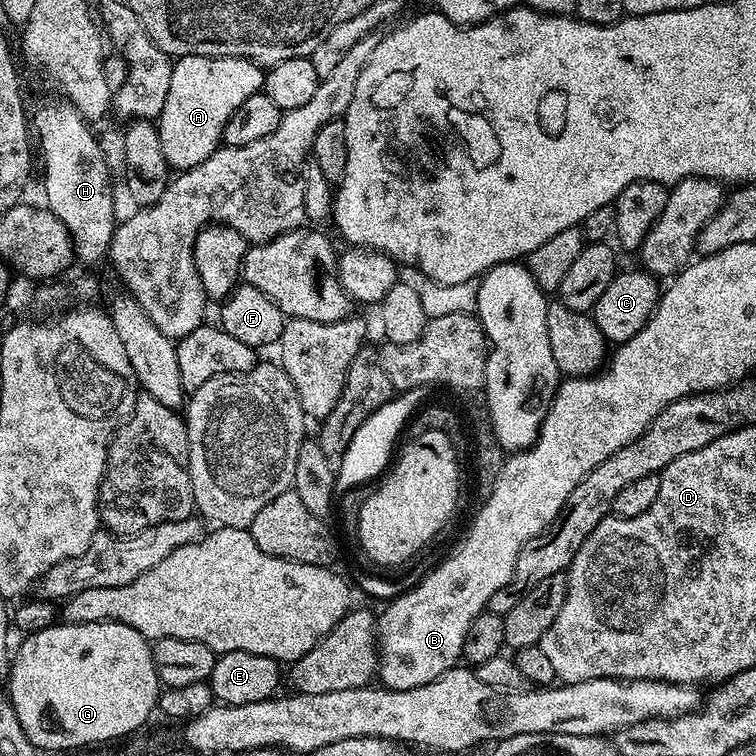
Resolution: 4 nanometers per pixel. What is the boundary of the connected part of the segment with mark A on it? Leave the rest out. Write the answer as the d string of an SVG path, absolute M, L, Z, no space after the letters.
M184 54L173 63L173 73L170 77L170 90L166 96L165 106L162 107L158 117L158 127L160 129L160 137L162 138L162 154L166 154L169 165L176 170L187 170L198 166L202 162L206 162L206 158L210 158L210 154L214 154L216 149L221 147L224 131L226 130L226 122L230 122L230 118L234 114L234 110L238 106L242 106L242 102L246 102L246 98L250 98L250 94L261 91L264 86L265 69L257 64L255 60L249 60L247 56L234 56L231 54L220 54L224 56L192 56L193 54Z

